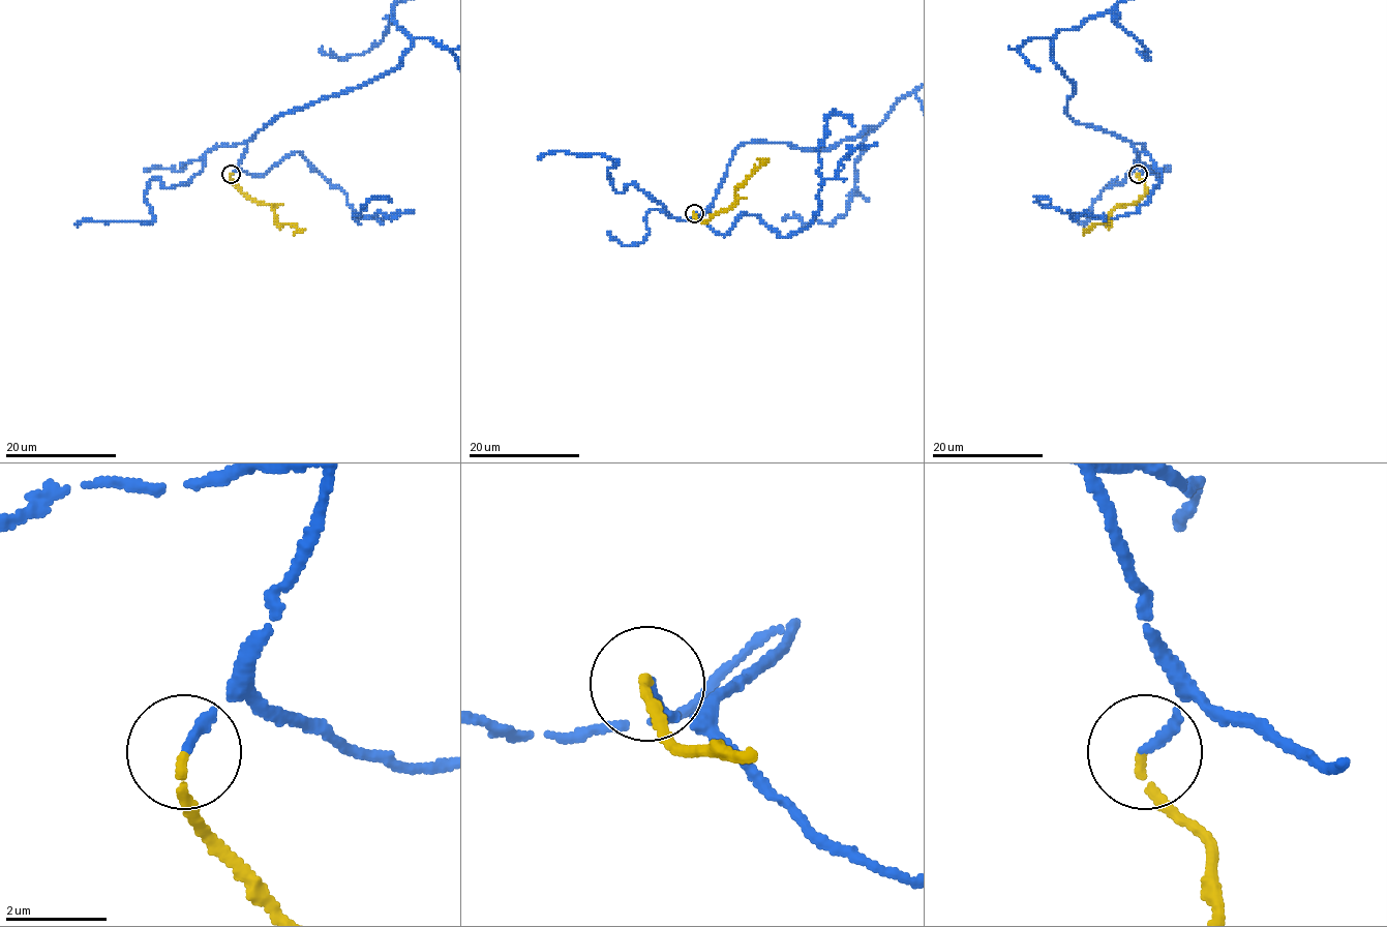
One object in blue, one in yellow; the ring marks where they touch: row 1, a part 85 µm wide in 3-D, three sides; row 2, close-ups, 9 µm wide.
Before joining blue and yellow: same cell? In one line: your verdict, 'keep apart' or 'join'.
join

